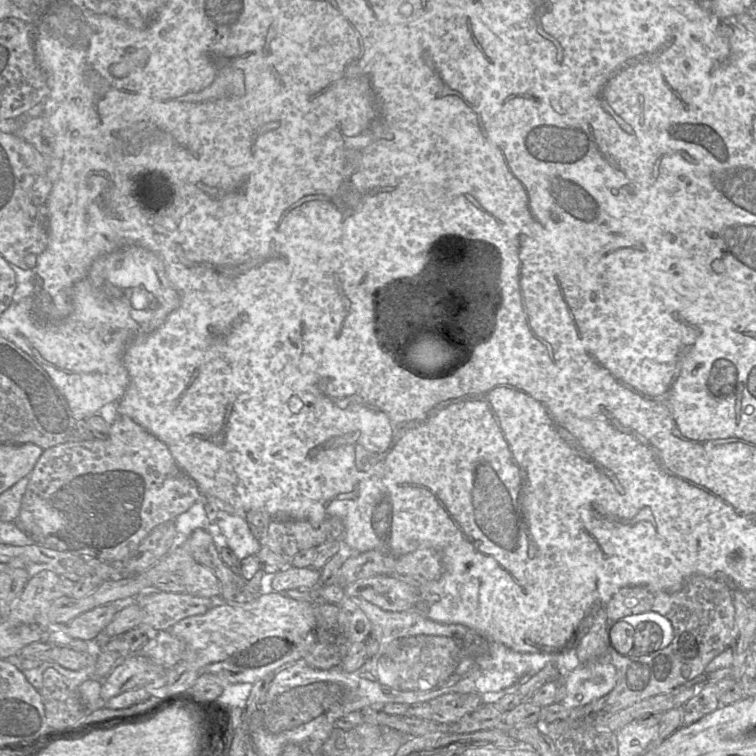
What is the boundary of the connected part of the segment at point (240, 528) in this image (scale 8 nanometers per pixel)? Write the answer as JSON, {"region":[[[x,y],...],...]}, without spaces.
{"region":[[[219,509],[215,529],[225,537],[227,547],[238,560],[256,555],[261,547],[245,521],[244,513],[229,513]]]}

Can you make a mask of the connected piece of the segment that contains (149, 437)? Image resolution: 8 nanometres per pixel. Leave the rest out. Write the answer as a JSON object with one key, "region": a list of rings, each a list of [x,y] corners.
{"region":[[[118,415],[111,424],[107,439],[89,441],[73,441],[59,444],[43,451],[32,472],[29,483],[22,498],[21,508],[16,520],[17,525],[38,544],[58,551],[67,551],[78,555],[99,559],[107,563],[120,564],[127,560],[137,550],[141,542],[158,525],[174,520],[178,515],[188,510],[201,499],[201,491],[196,480],[189,475],[174,459],[171,451],[158,437],[133,421],[126,415]]]}

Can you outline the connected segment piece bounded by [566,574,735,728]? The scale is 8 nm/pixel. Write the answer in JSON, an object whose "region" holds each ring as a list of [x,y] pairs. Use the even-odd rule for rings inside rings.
{"region":[[[695,574],[690,576],[684,583],[683,587],[674,593],[669,593],[654,589],[650,586],[626,586],[616,591],[606,605],[606,632],[609,632],[613,625],[624,617],[644,613],[657,612],[666,617],[673,627],[673,640],[671,643],[656,652],[648,655],[633,655],[633,649],[622,655],[618,653],[610,644],[608,654],[610,661],[614,665],[617,673],[617,680],[613,690],[585,706],[573,709],[566,719],[573,728],[591,728],[602,719],[607,719],[614,713],[627,708],[644,699],[663,694],[693,680],[697,676],[705,673],[705,668],[709,662],[731,646],[733,639],[733,630],[735,624],[735,607],[733,603],[732,590],[724,582],[708,577],[703,574]]]}

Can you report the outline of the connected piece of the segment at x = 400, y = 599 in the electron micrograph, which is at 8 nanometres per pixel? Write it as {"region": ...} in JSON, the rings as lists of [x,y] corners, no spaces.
{"region":[[[374,576],[342,586],[345,596],[362,598],[385,611],[415,607],[418,595],[411,585],[391,576]]]}

